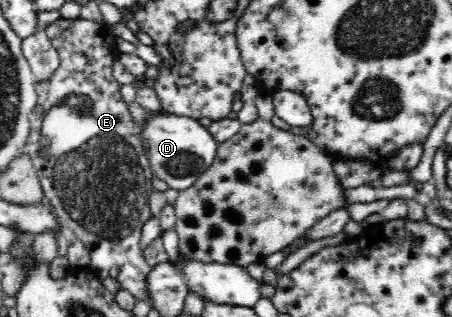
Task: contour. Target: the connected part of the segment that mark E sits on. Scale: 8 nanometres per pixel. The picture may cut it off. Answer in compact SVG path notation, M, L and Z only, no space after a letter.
M60 18L56 20L56 22L49 24L45 28L45 33L50 39L52 46L57 50L57 55L59 56L59 67L52 74L52 77L50 77L49 80L35 84L37 106L29 115L30 134L28 134L28 140L26 140L25 151L29 154L33 165L37 168L37 173L43 190L43 196L48 198L49 204L52 205L58 221L66 231L74 232L77 238L80 239L90 251L91 264L87 268L93 270L96 275L102 279L106 277L108 270L110 270L112 266L117 266L120 269L117 280L120 282L121 288L128 290L128 292L133 294L139 300L150 301L148 276L153 267L151 267L145 261L145 258L140 255L140 245L138 245L138 240L145 222L152 218L152 213L150 213L149 208L149 196L153 191L150 185L153 175L151 174L148 159L146 159L146 155L144 155L144 145L142 144L142 139L140 139L140 136L142 135L140 135L138 124L133 121L130 112L127 109L126 102L123 100L123 96L120 91L121 85L112 75L111 64L114 59L118 59L120 54L116 45L116 38L112 34L112 30L108 24L96 23L95 21L82 18Z

